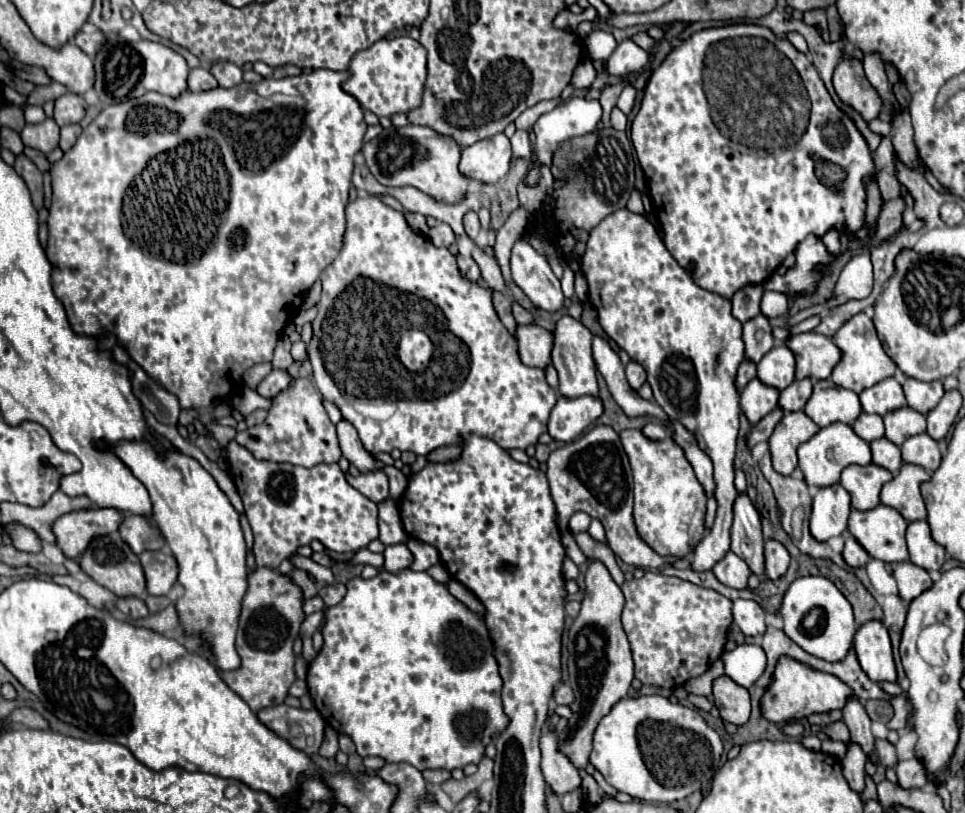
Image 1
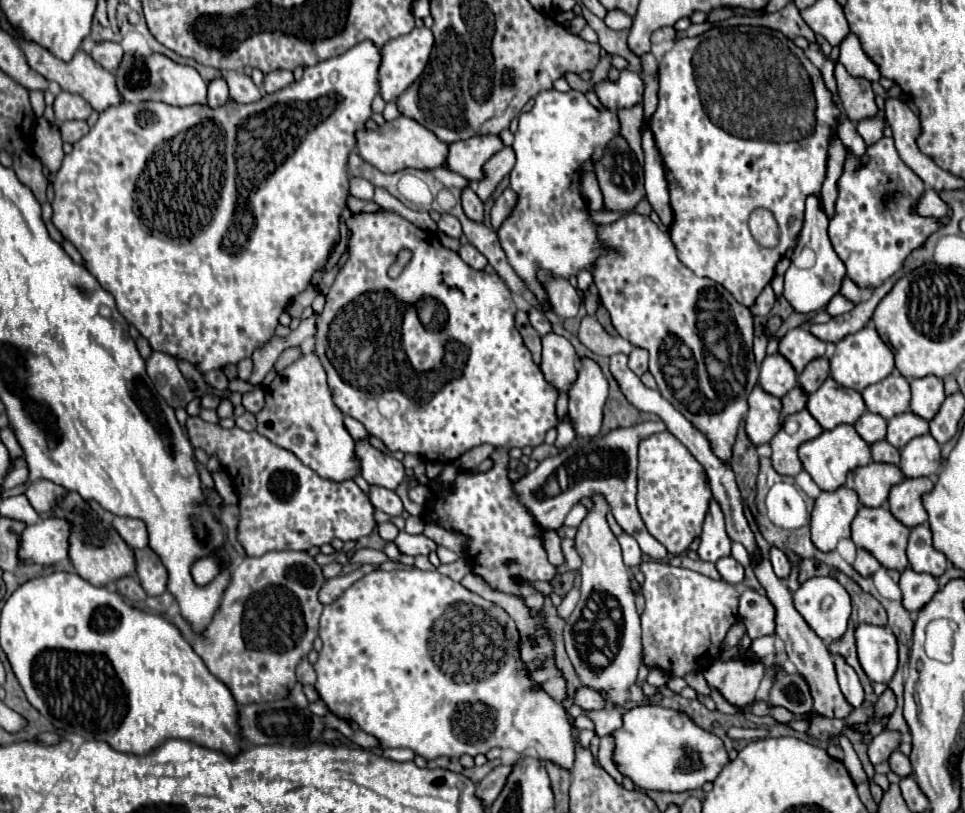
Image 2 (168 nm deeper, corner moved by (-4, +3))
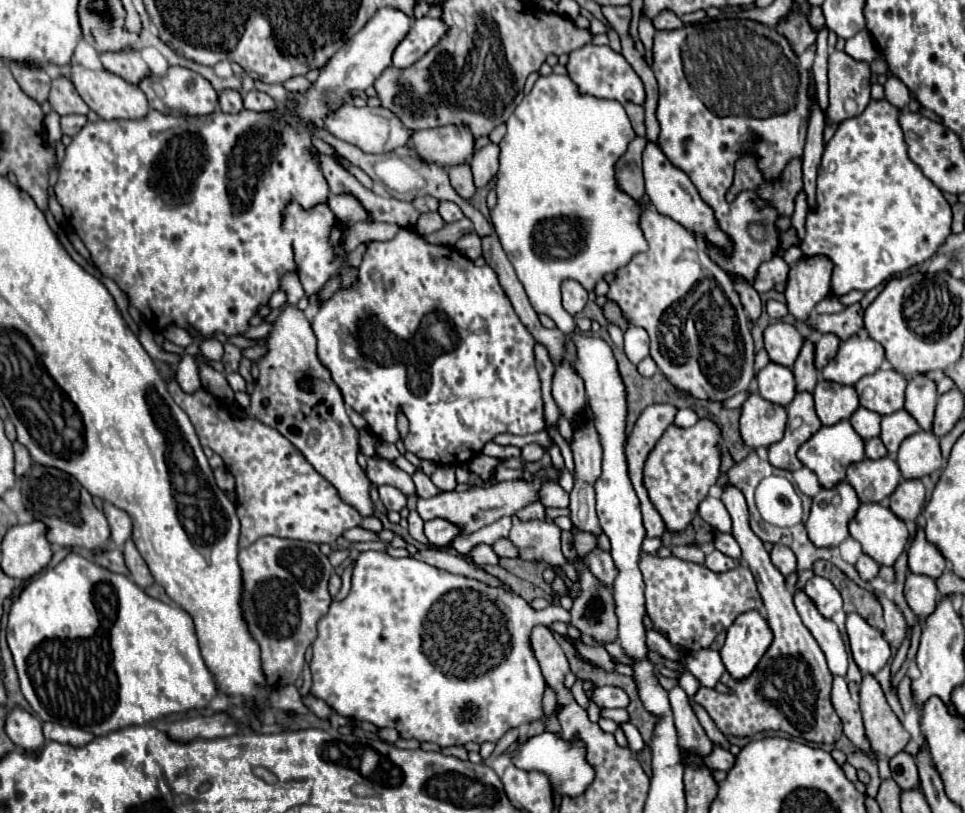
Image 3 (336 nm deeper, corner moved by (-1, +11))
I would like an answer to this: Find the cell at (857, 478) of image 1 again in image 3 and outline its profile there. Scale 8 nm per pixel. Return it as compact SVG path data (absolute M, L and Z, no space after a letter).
M891 456L861 460L847 468L847 482L855 488L861 502L881 502L899 484L901 472Z

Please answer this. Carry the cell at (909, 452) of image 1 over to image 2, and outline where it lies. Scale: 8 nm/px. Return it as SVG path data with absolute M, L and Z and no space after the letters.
M930 434L908 442L908 446L900 450L900 456L900 470L906 478L930 476L940 468L940 446Z

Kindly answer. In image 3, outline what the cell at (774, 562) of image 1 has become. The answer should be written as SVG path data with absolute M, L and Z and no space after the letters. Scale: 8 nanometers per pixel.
M773 544L773 550L771 550L771 562L773 566L783 574L791 574L797 570L797 562L795 562L795 554L791 552L791 548L783 546L783 544Z

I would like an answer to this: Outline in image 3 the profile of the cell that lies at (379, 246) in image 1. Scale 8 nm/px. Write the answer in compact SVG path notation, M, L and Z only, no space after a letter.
M399 228L397 236L387 242L367 242L367 250L363 254L363 262L357 270L357 278L349 288L339 288L325 304L321 304L317 316L311 322L315 338L317 338L317 352L323 366L331 372L333 382L343 394L345 404L359 412L371 432L385 442L397 442L399 430L397 430L397 414L403 412L409 420L409 434L403 438L405 448L413 452L419 458L431 460L435 464L449 464L459 466L469 462L473 456L481 452L481 448L493 440L495 434L533 434L545 428L545 414L543 414L543 398L541 398L541 380L535 370L535 356L533 356L533 344L535 338L529 334L529 330L523 326L523 322L517 318L509 298L505 298L505 292L501 290L497 282L497 274L489 266L475 266L469 258L461 256L451 246L435 246L423 240L423 236L411 228Z

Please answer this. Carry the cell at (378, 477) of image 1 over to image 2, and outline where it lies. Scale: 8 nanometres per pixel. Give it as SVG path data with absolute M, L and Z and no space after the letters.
M380 486L370 488L370 502L372 502L374 508L386 512L388 516L400 516L402 510L404 510L400 496L394 490L380 488Z

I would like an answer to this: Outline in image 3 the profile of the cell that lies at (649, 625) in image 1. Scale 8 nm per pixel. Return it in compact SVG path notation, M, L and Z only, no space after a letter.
M641 552L639 570L645 582L645 608L653 626L673 646L679 646L685 652L709 648L715 636L729 628L739 614L763 608L755 578L745 564L737 564L737 568L717 574L707 566L685 562L675 556L659 558Z

